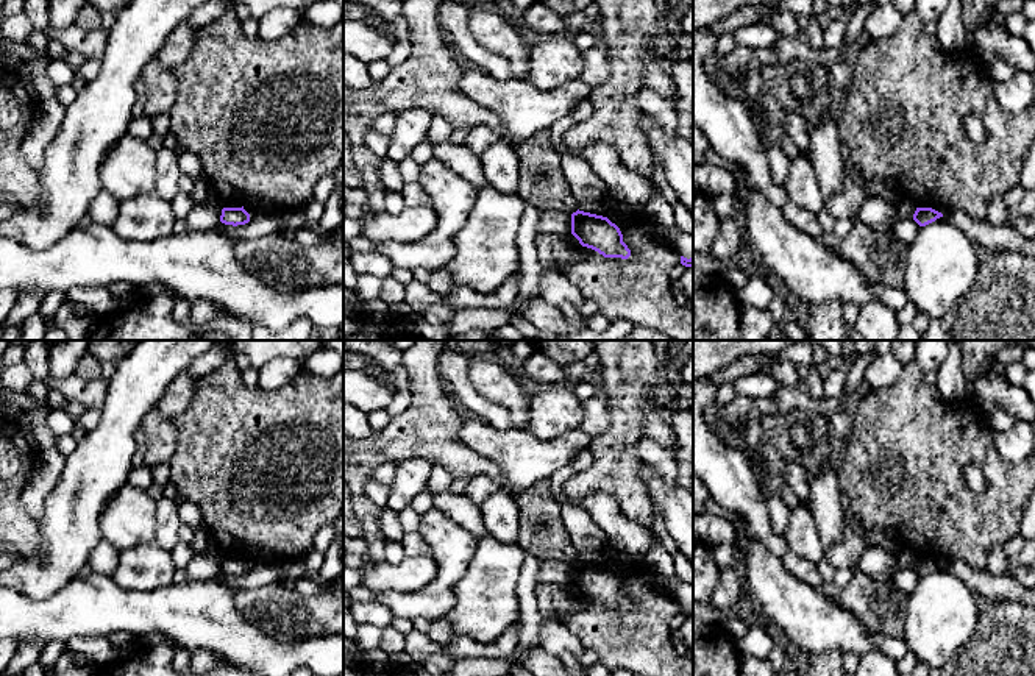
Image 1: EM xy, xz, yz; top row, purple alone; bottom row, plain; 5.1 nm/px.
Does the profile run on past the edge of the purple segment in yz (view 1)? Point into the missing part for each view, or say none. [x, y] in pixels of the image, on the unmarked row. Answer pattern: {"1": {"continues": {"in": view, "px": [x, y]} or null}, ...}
{"1": {"continues": null}}

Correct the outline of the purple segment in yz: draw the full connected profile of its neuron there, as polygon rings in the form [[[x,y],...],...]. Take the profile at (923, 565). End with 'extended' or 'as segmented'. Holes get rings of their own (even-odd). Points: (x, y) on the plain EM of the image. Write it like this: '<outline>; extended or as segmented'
[[[916,557],[916,560],[913,564],[913,570],[919,576],[926,576],[926,575],[935,571],[940,567],[943,567],[943,564],[935,560],[935,559],[932,559],[932,557]]]; as segmented

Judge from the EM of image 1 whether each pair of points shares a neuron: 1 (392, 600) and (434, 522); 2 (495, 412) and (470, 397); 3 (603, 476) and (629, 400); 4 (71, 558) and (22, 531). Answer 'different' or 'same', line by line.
1: same
2: same
3: same
4: different

